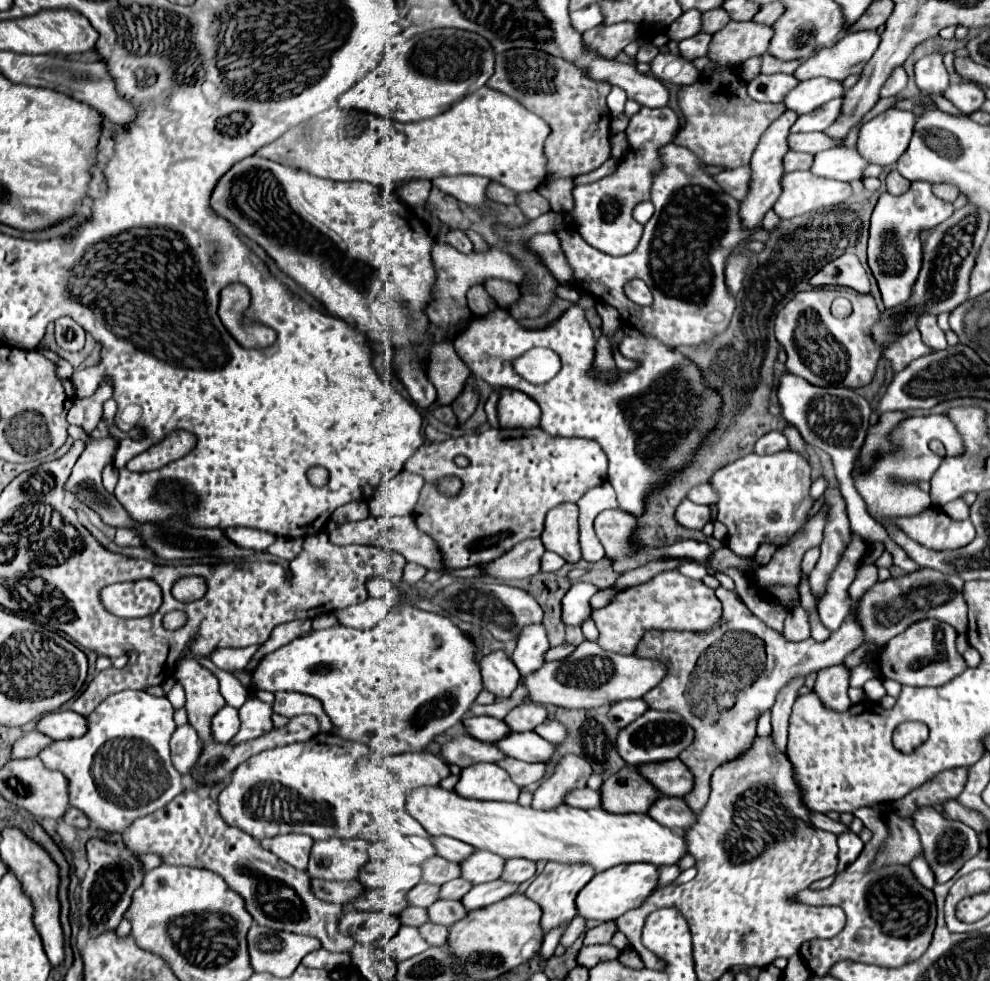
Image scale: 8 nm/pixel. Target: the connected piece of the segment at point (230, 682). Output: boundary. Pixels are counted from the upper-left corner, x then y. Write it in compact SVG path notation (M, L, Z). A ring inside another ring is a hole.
M193 656L193 658L221 680L221 694L225 702L239 710L241 704L245 704L245 700L249 698L249 690L233 674L217 668L209 658L203 656Z

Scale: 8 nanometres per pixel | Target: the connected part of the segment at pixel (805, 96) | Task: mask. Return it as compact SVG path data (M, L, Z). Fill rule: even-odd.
M811 78L805 82L799 82L789 96L785 96L785 106L799 116L805 112L813 112L821 104L843 96L843 86L829 78Z

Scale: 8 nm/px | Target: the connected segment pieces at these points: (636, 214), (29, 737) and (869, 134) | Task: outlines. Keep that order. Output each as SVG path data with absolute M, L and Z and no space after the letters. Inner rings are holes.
M639 202L635 208L633 208L633 218L639 222L639 224L645 224L653 214L653 204L651 202Z
M37 730L25 732L25 736L21 736L21 740L17 740L17 744L13 744L11 758L31 758L31 756L37 756L51 742L53 740L49 740L49 736L37 732Z
M889 108L861 126L857 150L871 164L891 166L907 150L913 126L915 126L913 112Z

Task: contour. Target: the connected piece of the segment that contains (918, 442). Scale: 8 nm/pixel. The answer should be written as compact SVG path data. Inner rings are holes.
M917 416L901 422L895 428L891 436L891 440L899 444L899 450L895 454L881 458L867 474L861 474L859 470L853 472L857 492L867 502L871 516L875 516L877 520L885 520L887 516L911 516L931 506L929 493L922 491L915 484L915 480L930 480L942 462L941 457L927 448L929 440L933 439L943 443L946 456L957 456L965 450L959 432L945 416Z

